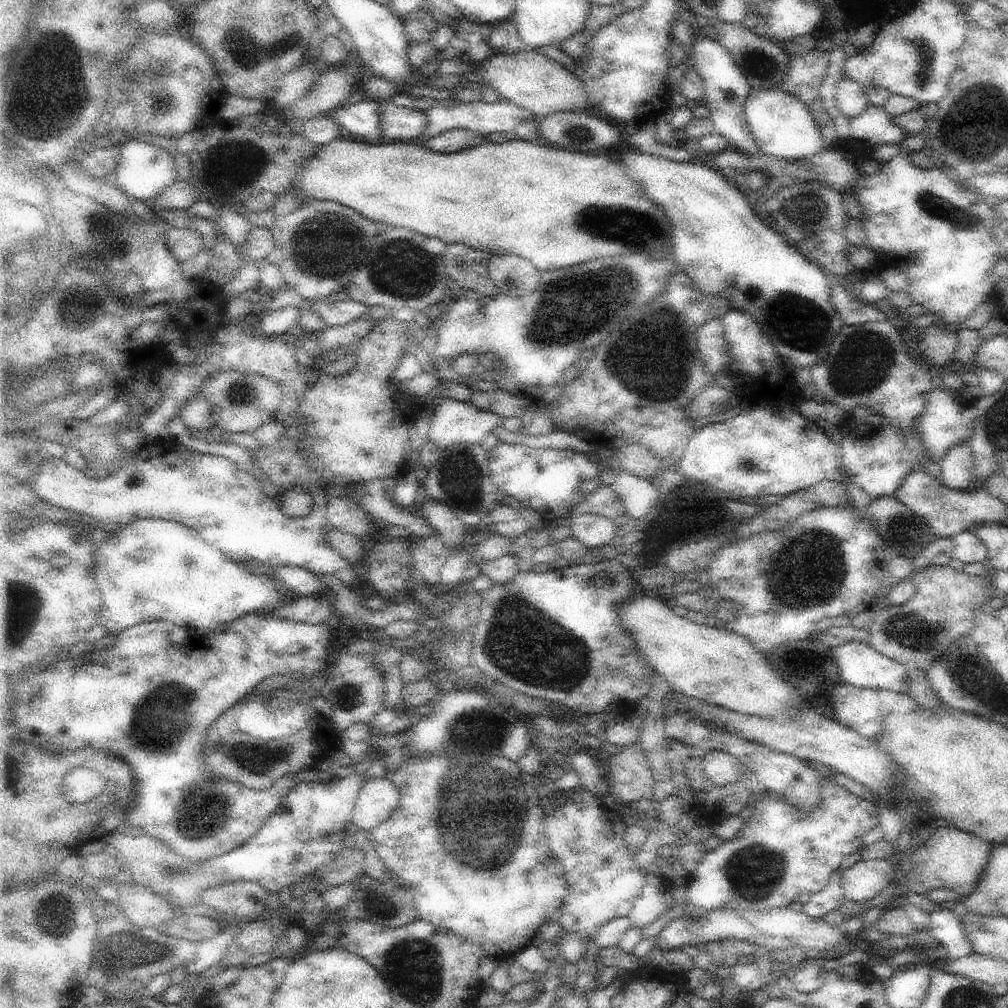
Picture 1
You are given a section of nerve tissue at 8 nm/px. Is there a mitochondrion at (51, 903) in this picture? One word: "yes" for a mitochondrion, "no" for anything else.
no

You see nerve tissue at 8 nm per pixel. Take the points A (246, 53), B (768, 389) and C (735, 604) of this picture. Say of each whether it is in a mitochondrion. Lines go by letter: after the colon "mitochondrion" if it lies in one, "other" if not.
A: mitochondrion
B: other
C: other

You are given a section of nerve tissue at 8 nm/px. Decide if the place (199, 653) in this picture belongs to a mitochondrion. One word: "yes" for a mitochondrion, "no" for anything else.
no

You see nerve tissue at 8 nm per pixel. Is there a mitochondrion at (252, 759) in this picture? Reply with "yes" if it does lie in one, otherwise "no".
yes

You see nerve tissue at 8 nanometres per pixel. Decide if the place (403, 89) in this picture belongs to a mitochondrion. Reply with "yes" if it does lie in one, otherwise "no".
no

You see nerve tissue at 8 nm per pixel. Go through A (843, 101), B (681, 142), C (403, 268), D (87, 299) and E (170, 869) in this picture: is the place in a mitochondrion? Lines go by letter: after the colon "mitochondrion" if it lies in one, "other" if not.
A: other
B: other
C: mitochondrion
D: mitochondrion
E: mitochondrion

